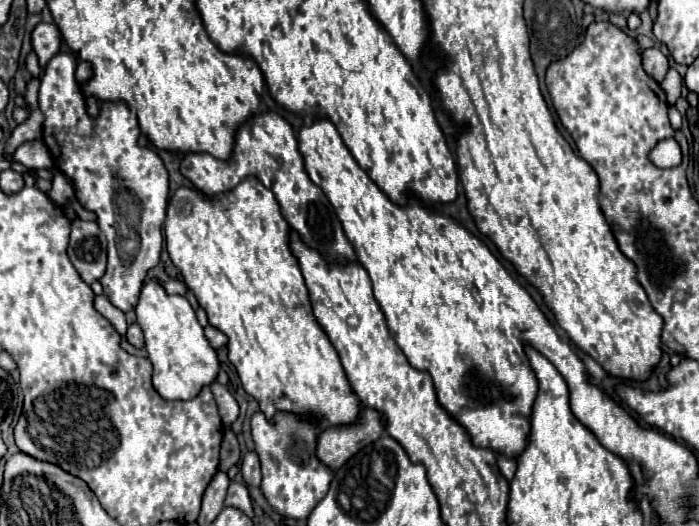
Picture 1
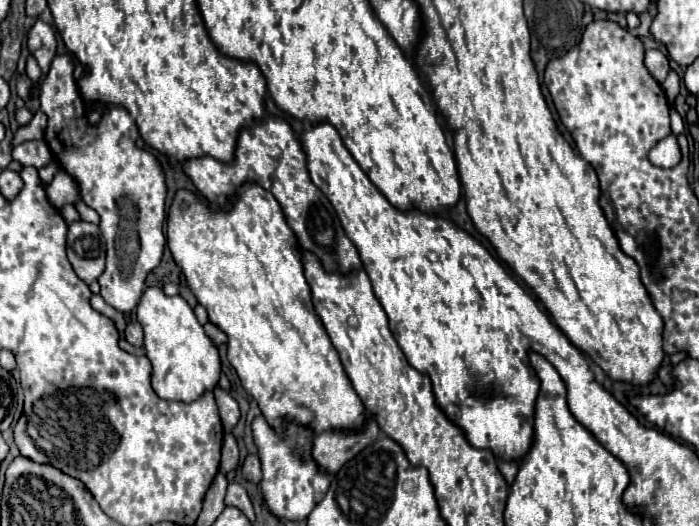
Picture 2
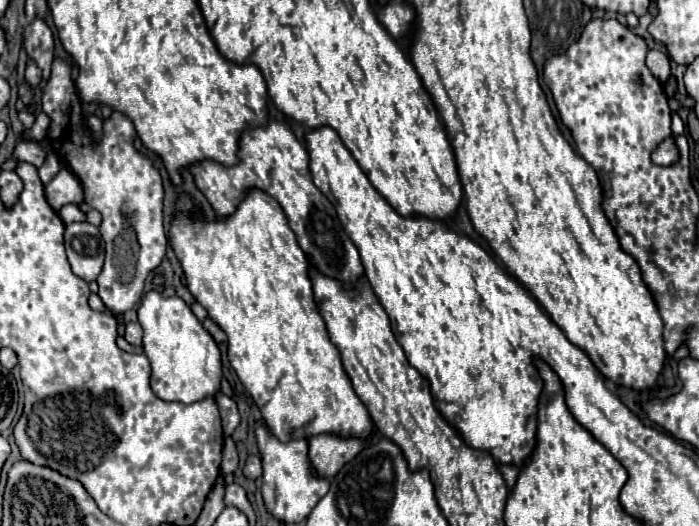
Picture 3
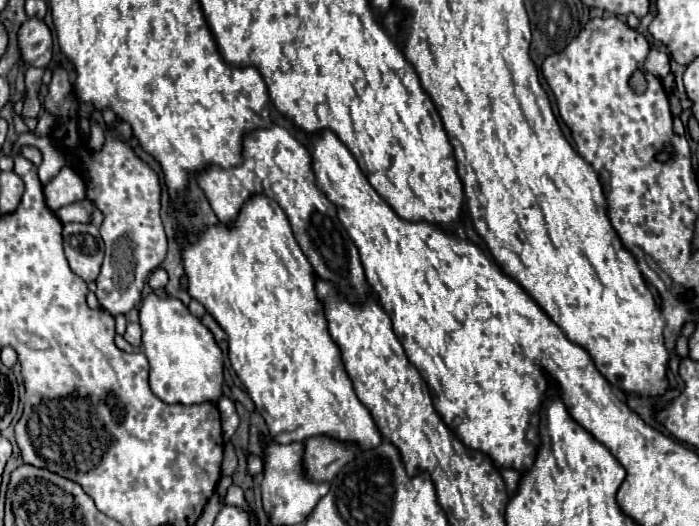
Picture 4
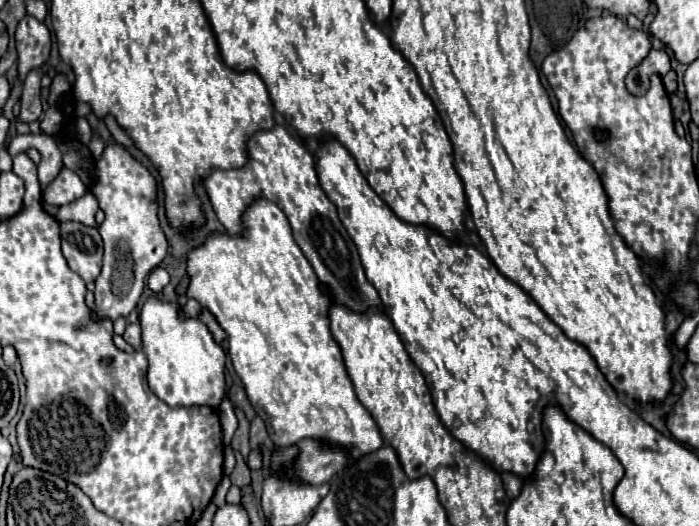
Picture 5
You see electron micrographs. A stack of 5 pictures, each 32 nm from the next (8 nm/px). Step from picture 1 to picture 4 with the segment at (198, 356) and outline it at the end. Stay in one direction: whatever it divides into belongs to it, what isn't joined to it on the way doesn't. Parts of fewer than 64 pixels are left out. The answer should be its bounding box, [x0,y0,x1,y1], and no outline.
[140,292,222,404]

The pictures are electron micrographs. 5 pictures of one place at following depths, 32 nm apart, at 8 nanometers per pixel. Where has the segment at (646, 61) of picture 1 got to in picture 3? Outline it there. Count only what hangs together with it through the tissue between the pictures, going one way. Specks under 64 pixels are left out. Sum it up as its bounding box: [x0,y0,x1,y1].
[646,50,670,82]

